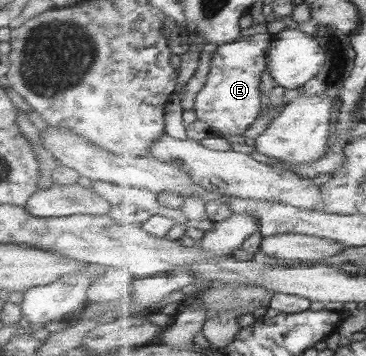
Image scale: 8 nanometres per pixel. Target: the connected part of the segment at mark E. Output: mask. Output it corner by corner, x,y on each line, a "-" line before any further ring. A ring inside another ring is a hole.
272,30
217,47
207,81
197,94
194,103
198,120
208,124
208,135
242,136
252,126
252,122
262,114
261,76
267,69
265,54
269,50
271,40

